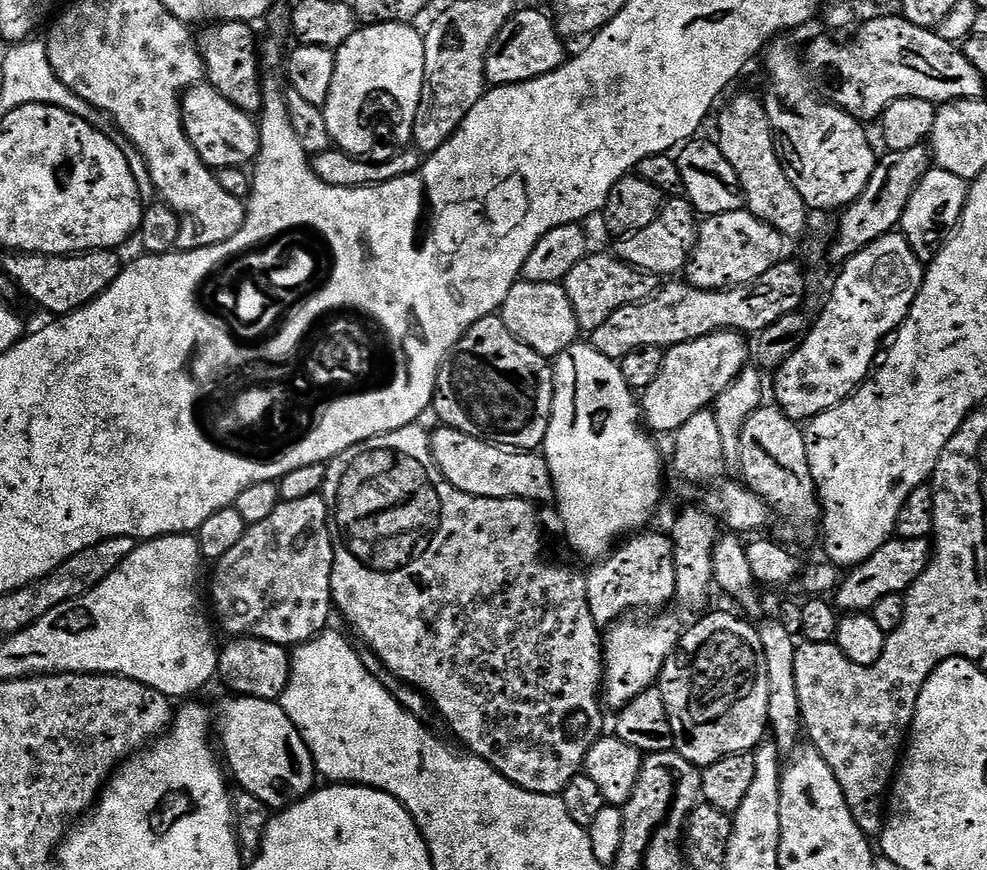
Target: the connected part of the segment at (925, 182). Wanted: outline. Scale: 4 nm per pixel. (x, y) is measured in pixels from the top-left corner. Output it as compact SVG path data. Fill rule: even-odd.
M935 166L918 182L910 202L906 202L906 214L902 214L899 231L907 238L908 245L916 252L922 262L931 262L944 247L946 241L960 227L960 219L966 206L969 181L958 178Z

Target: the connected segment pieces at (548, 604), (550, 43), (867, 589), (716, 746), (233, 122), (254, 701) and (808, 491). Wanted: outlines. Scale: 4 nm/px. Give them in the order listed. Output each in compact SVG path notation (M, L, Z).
M417 423L407 424L402 426L398 430L393 432L387 432L381 436L375 436L369 440L363 440L358 442L354 446L350 446L350 450L346 450L342 454L338 454L333 458L328 464L328 473L326 474L326 482L324 483L324 492L326 493L327 499L330 501L330 523L332 526L332 549L334 550L334 562L332 563L332 603L334 605L335 611L340 612L349 620L350 623L356 627L357 632L360 634L361 638L365 640L367 651L373 652L378 659L384 663L385 668L388 671L396 675L396 679L405 683L412 685L417 692L423 692L429 705L441 716L442 719L448 723L448 728L461 740L463 747L467 749L469 753L473 756L480 756L486 761L486 763L492 768L497 768L504 777L510 782L514 782L518 786L522 786L522 790L530 790L534 794L550 794L551 796L559 796L564 793L566 786L570 786L570 778L581 775L582 769L584 767L584 759L586 754L590 750L590 746L594 746L594 742L599 740L602 733L605 731L604 728L604 716L600 713L600 704L602 708L602 685L604 683L604 649L602 647L602 632L598 625L594 622L594 614L590 614L590 602L588 601L588 578L587 575L582 571L579 572L576 568L563 568L560 564L555 564L552 560L544 560L544 528L540 525L540 516L536 513L537 505L530 500L499 500L498 498L478 498L474 494L466 494L462 490L458 490L454 486L449 486L449 488L442 488L444 492L440 492L442 496L446 496L446 504L444 504L444 516L446 516L446 524L444 524L444 530L440 536L444 536L444 532L448 534L448 542L444 538L444 542L436 542L438 548L446 548L448 544L448 552L428 552L426 556L426 566L422 566L422 584L416 584L416 586L402 586L404 580L410 580L410 572L404 572L406 568L394 568L398 566L406 556L404 552L398 552L398 550L408 550L410 546L384 546L384 540L392 540L392 538L400 538L400 534L406 534L410 532L410 528L420 528L420 526L426 526L426 524L434 524L436 516L438 516L438 500L432 492L432 488L428 486L426 482L426 472L424 472L424 462L426 466L438 466L438 462L434 460L434 454L432 453L432 438L430 432L426 429L419 427Z
M521 7L501 28L494 38L488 55L484 57L484 75L492 86L521 84L539 76L550 74L563 66L565 37L558 34L553 17L536 8Z
M931 539L887 540L882 547L874 550L874 554L870 554L866 562L857 564L847 573L834 593L835 607L844 614L868 614L878 601L886 598L886 594L907 593L912 583L928 569L933 551L934 544Z
M735 611L711 612L704 614L709 616L701 615L701 620L681 635L680 643L664 664L658 681L666 702L666 714L670 714L670 726L674 726L675 751L701 770L727 756L759 748L769 731L766 654L757 625Z
M201 82L187 89L180 102L180 112L184 115L186 134L208 168L244 168L255 161L260 152L259 123L249 113L234 106L234 102L222 98L212 84Z
M237 695L228 699L232 700L226 701L220 712L224 725L219 725L218 736L220 732L224 739L223 759L226 764L228 759L231 779L273 810L283 810L310 795L318 784L316 763L286 710L274 700Z
M762 406L754 412L742 430L741 475L750 491L762 497L769 509L796 531L802 543L810 543L815 536L817 539L822 528L822 509L806 458L804 428L797 421L775 406Z

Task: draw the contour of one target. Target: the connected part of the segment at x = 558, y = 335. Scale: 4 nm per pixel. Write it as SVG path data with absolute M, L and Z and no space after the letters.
M521 279L512 287L510 294L506 294L498 315L502 322L506 322L506 330L510 330L514 338L526 342L530 350L549 358L562 355L570 345L577 343L579 336L576 335L582 332L563 283L547 284Z

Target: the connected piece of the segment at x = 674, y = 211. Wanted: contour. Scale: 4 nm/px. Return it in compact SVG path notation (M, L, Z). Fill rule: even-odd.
M668 198L658 218L654 218L646 230L638 230L638 234L622 236L615 241L614 255L616 259L625 260L630 266L644 272L661 278L672 278L675 272L683 273L687 269L699 233L698 213L692 203L687 198Z

